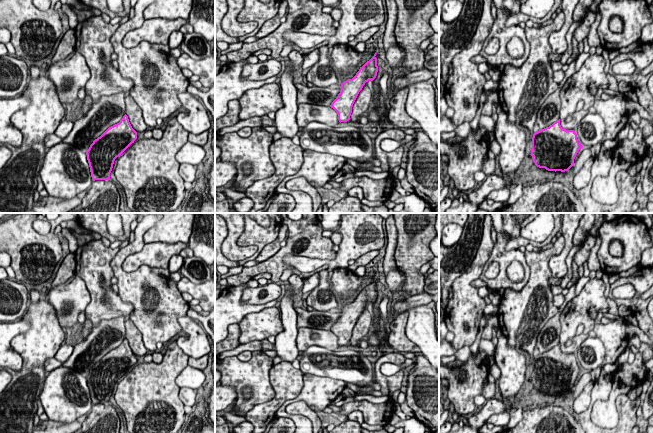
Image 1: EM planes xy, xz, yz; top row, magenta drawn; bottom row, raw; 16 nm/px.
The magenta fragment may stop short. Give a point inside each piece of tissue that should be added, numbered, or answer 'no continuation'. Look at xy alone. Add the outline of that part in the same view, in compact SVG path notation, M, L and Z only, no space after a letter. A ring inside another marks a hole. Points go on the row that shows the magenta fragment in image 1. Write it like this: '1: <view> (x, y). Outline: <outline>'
1: xy (102, 197). Outline: M113 180L92 181L75 213L118 213L120 195Z

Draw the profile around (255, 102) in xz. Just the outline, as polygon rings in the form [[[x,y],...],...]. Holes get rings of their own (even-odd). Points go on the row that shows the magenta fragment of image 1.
[[[275,82],[257,89],[247,90],[238,101],[240,104],[240,120],[255,116],[262,117],[283,107],[280,85]]]

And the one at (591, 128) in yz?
[[[587,113],[577,125],[577,135],[583,147],[599,143],[605,133],[605,123],[598,113]]]

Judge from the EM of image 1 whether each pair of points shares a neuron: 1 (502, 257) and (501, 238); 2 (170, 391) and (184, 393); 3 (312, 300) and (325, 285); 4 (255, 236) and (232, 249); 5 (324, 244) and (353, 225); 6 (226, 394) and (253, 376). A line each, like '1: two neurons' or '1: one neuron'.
1: one neuron
2: two neurons
3: one neuron
4: two neurons
5: two neurons
6: two neurons

